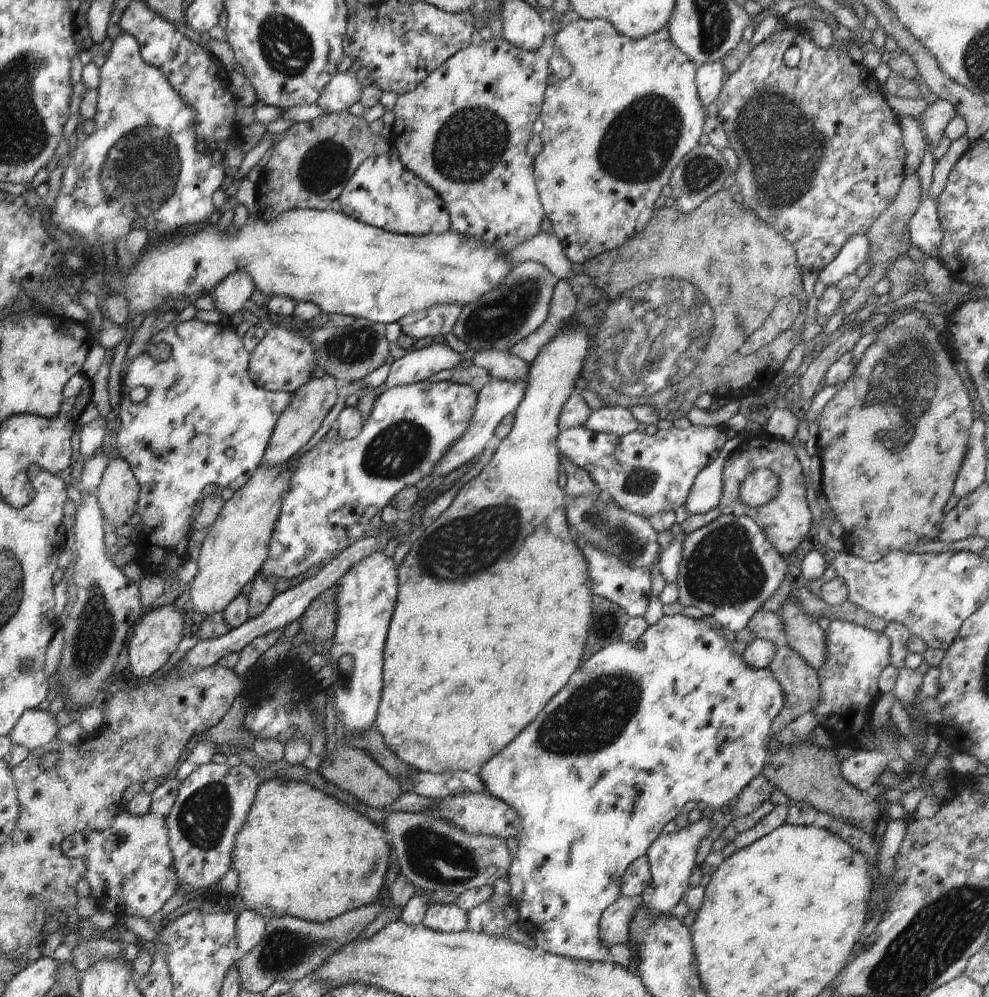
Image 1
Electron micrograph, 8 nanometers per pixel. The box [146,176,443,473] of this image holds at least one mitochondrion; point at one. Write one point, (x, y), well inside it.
(354, 346)

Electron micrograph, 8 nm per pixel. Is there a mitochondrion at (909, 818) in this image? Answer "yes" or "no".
no

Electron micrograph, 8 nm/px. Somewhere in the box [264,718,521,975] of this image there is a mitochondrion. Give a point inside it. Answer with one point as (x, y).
(430, 855)

